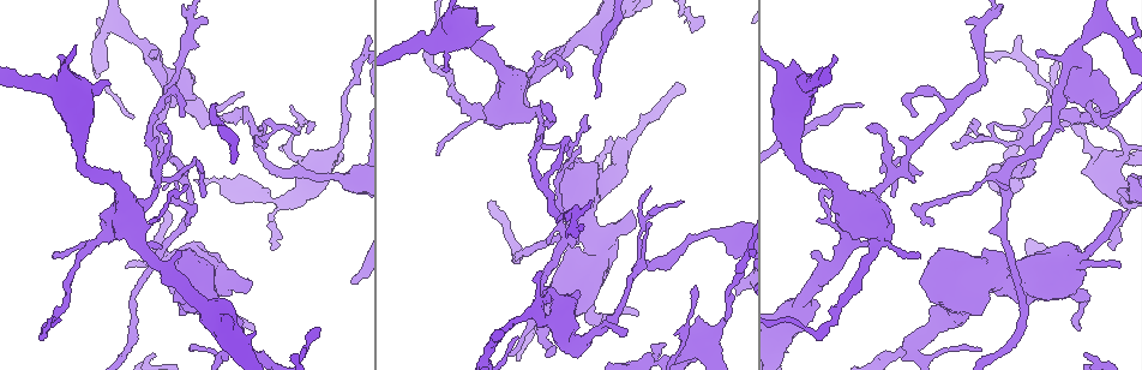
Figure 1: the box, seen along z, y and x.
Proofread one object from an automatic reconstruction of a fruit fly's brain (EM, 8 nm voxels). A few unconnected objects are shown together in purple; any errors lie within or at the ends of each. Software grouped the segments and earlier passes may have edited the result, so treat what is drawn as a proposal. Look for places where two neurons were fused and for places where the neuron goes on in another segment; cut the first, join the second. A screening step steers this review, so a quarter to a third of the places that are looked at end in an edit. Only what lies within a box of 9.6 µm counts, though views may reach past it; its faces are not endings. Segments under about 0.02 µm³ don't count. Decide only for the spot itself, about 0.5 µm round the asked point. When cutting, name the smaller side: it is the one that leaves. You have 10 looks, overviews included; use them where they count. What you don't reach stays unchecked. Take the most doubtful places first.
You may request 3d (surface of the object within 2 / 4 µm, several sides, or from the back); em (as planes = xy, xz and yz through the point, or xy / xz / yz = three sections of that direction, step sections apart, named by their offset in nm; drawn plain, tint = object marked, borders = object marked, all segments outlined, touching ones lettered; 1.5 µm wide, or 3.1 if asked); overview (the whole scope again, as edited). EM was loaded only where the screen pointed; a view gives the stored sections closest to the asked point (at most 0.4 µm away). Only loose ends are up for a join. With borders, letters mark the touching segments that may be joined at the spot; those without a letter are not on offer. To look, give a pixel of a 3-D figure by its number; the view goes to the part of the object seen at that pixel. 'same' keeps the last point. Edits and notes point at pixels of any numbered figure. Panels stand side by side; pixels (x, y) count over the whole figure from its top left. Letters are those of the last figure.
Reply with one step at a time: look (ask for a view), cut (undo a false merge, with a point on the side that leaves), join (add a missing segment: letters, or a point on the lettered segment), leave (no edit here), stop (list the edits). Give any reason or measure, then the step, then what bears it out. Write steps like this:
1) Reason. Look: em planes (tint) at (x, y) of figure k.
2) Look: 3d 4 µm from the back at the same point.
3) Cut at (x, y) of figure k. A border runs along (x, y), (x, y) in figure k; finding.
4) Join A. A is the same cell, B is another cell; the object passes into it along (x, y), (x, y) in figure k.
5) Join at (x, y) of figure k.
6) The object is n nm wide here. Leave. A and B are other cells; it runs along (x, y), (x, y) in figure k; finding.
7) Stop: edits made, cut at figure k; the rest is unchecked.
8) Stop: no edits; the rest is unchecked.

An open end. Look: 3d 4 µm at (354, 279) of figure 1.

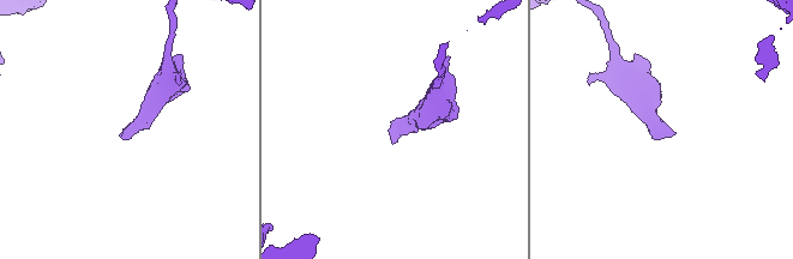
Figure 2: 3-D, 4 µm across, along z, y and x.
Look: em planes (borders) at (123, 134) of figure 2.

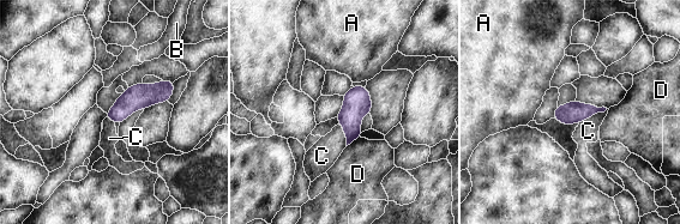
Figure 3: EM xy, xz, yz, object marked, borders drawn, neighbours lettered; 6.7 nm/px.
Leave. A, B, C and D are other cells; a border runs along (607, 109), (578, 122) in figure 3; no lettered segment goes on from it.

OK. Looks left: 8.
An open end. Look: 3d 2 µm at (548, 355) of figure 1.

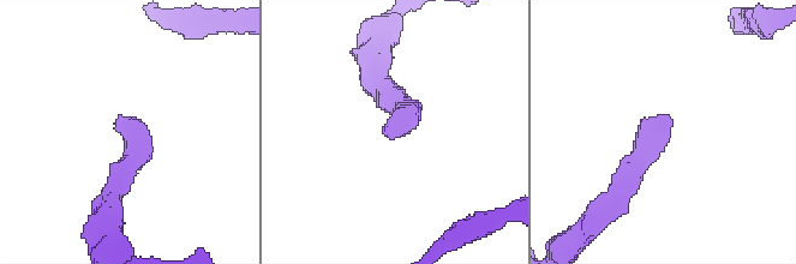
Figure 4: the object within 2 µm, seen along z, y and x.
Look: em planes (borders) at (667, 116) of figure 4.

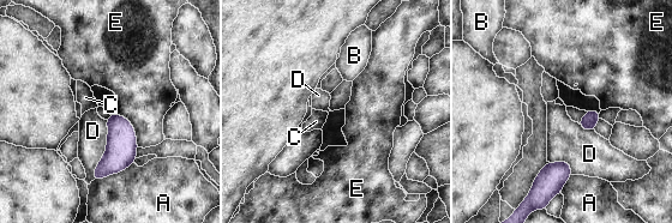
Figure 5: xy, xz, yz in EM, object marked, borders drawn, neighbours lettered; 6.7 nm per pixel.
Leave. A, B, C, D and E are other cells; a border runs along (116, 114), (131, 124), (138, 146) in figure 5; no lettered segment goes on from it.

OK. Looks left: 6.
Branch stops here. Look: em planes (tint) at (242, 91) of figure 1.

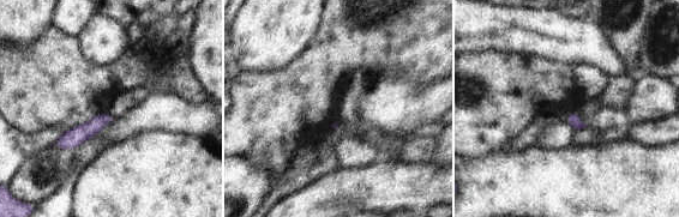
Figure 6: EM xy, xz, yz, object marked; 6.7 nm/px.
See the neighbours. Look: em planes (borders) at the same point.

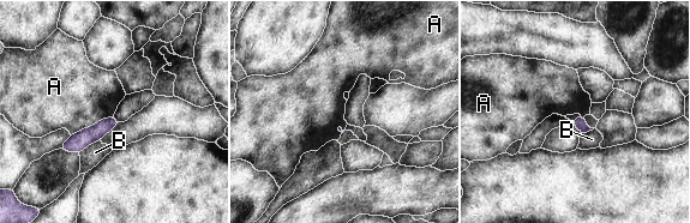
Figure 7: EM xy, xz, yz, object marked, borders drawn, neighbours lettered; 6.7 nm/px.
Leave. A and B are other cells; it runs along (114, 121), (65, 148) in figure 7; none of them fits.

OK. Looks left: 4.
Tapers out. Look: 3d 2 µm at (917, 257) of figure 1.

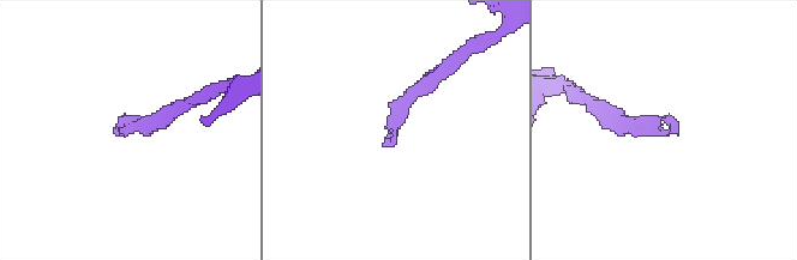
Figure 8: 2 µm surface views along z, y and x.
Shape alone is not enough. Look: em planes (tint) at (675, 128) of figure 8.

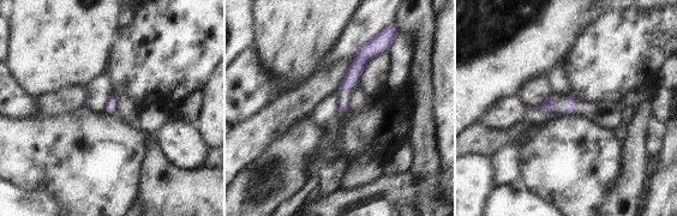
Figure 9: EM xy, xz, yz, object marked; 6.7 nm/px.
Look: em planes (borders) at the same point.

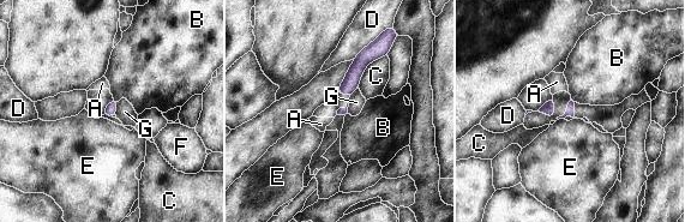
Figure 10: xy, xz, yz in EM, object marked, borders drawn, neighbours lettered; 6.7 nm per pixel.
The longest contact is with C, 300 nm. Leave. A, B, C, D, E, F and G are other cells; a border runs along (119, 101), (115, 115) in figure 10; no lettered segment goes on from it.

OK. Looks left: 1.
Stop: no edits; the rest is unchecked.

